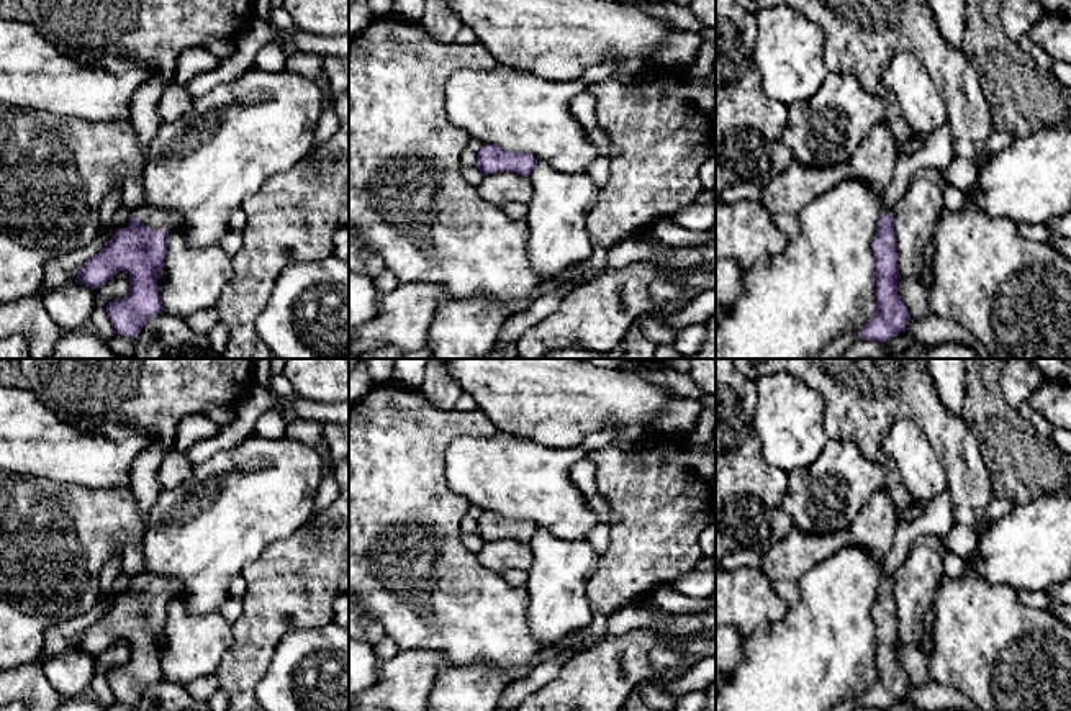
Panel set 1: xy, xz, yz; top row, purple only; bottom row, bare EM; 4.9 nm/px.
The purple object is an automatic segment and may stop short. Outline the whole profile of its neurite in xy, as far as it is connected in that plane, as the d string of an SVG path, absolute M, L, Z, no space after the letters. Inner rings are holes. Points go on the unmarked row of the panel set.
M144 570L134 577L129 593L116 595L110 611L80 636L75 650L92 657L118 639L129 642L129 659L106 672L116 701L133 708L147 686L164 678L157 647L162 642L169 600L180 590L174 578Z

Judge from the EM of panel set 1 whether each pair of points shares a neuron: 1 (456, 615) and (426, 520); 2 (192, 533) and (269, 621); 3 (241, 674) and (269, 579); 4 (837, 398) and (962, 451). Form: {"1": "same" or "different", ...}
{"1": "same", "2": "different", "3": "same", "4": "same"}

